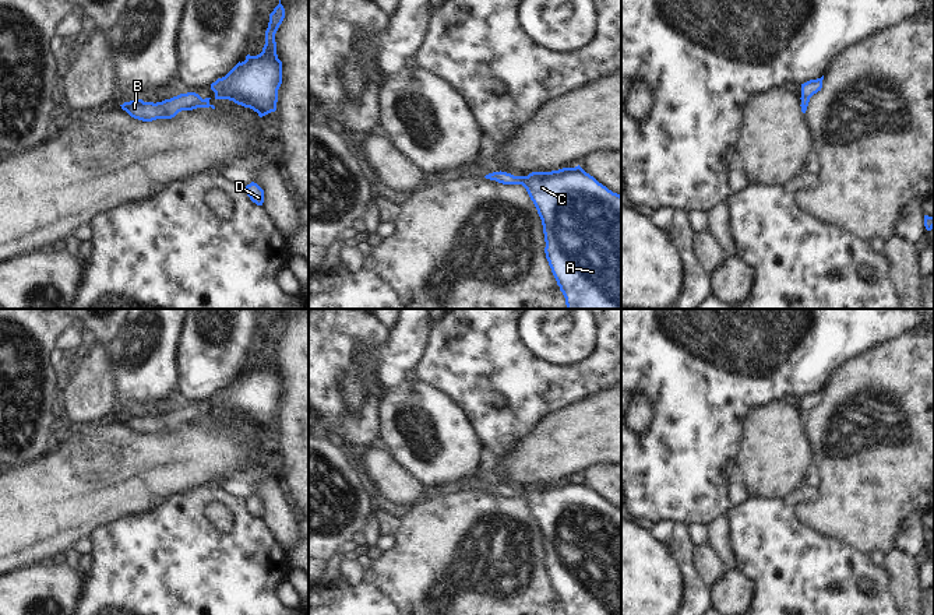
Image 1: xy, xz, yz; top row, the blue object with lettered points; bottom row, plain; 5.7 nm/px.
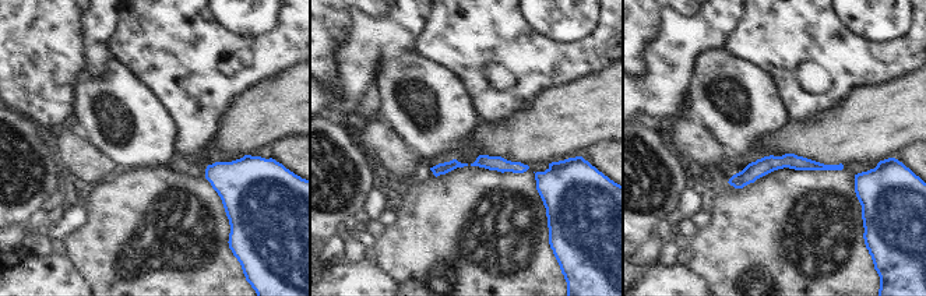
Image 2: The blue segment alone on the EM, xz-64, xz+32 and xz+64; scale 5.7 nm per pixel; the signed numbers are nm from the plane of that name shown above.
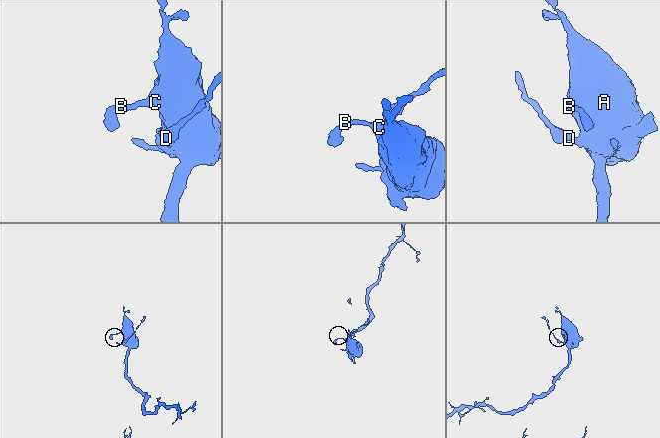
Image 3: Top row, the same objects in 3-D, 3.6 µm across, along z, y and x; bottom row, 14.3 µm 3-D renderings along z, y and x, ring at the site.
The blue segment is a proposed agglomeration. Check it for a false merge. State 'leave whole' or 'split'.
leave whole

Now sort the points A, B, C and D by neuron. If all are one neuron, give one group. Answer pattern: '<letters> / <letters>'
A B C D

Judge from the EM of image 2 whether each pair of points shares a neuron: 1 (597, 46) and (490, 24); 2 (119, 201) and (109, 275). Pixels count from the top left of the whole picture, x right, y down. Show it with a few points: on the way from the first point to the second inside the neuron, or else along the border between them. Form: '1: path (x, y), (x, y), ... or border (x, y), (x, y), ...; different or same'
1: path (570, 53), (524, 53), (517, 46); same
2: path (119, 219), (119, 249), (113, 257); same

